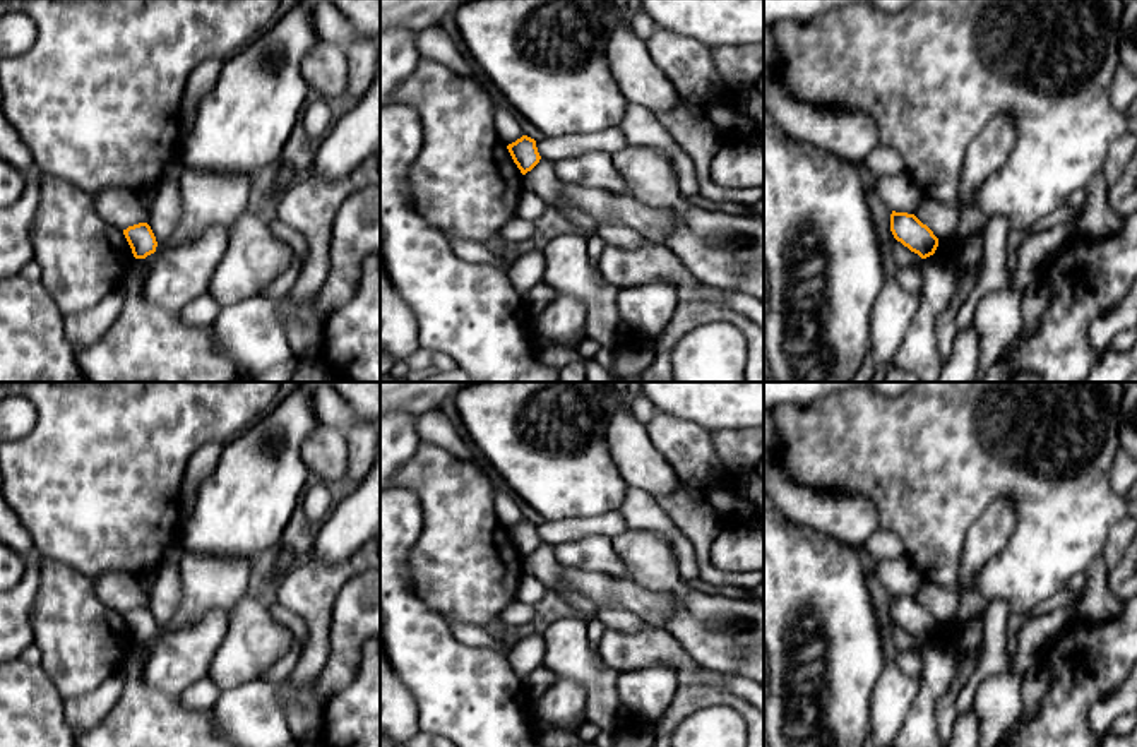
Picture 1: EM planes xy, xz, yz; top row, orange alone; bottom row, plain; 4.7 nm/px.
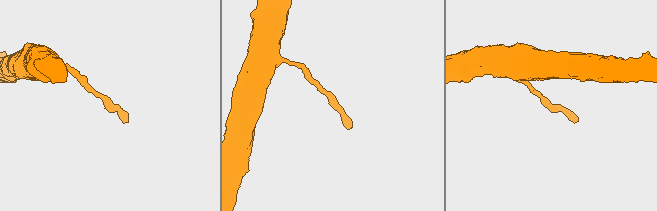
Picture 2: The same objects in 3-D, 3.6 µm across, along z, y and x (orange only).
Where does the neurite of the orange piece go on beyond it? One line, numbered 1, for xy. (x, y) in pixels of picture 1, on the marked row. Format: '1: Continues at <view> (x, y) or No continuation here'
1: No continuation here

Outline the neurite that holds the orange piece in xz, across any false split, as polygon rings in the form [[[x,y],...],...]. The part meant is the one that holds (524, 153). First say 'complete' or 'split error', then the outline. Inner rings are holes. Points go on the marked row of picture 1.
complete; [[[522,135],[515,142],[509,144],[507,149],[522,175],[531,171],[541,159],[536,140],[527,135]]]

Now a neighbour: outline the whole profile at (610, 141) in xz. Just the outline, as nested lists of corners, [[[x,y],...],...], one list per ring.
[[[618,127],[594,134],[572,134],[563,137],[545,137],[536,140],[538,152],[543,159],[565,159],[586,152],[615,154],[627,146],[627,139]]]

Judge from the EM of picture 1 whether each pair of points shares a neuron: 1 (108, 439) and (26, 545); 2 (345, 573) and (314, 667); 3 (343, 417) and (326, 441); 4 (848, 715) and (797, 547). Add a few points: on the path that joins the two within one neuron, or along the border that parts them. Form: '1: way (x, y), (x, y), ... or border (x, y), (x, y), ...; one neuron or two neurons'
1: border (17, 516), (31, 538), (35, 552); two neurons
2: way (321, 595), (317, 598), (317, 643); one neuron
3: border (321, 424), (343, 430); two neurons
4: way (833, 674), (833, 638), (815, 603), (800, 588); one neuron

